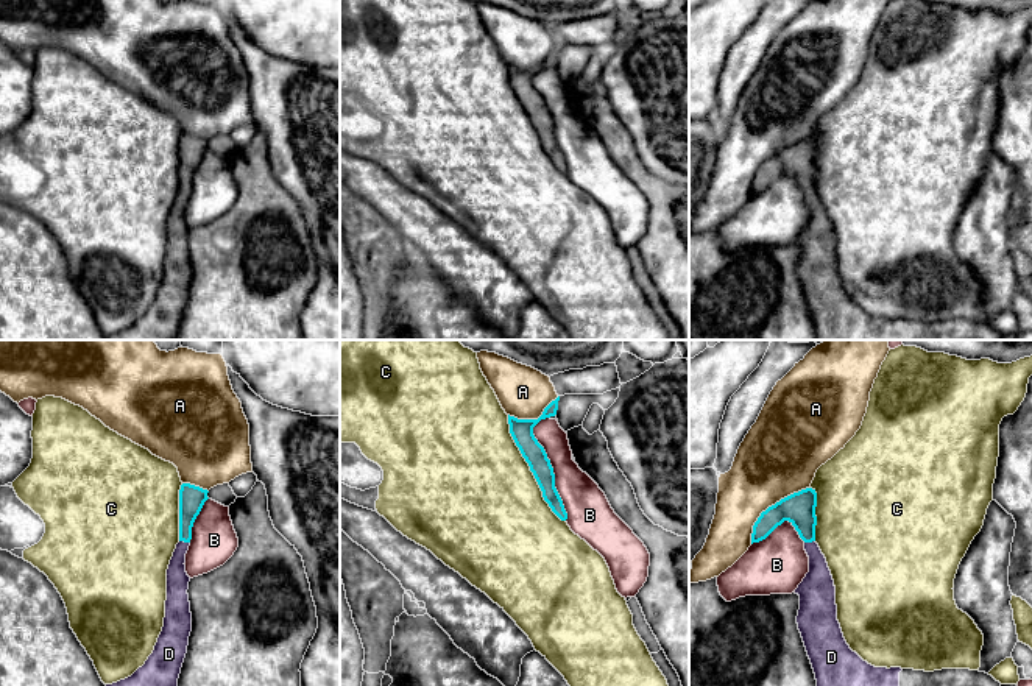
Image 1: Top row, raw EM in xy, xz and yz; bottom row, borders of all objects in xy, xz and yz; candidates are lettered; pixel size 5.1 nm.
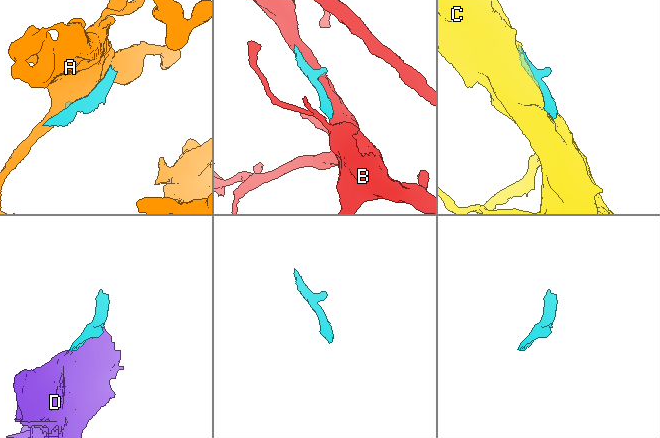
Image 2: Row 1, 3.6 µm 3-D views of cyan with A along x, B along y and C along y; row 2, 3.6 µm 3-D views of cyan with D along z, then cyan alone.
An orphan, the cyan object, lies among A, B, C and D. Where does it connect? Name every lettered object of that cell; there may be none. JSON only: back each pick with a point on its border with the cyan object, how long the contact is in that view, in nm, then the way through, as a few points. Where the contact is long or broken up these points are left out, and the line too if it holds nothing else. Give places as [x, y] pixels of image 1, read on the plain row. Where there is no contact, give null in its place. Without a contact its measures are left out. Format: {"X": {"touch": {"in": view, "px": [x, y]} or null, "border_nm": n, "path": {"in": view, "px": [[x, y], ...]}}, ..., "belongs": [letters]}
{"D": {"touch": {"in": "xy", "px": [184, 192]}, "border_nm": 60}, "belongs": ["D"]}

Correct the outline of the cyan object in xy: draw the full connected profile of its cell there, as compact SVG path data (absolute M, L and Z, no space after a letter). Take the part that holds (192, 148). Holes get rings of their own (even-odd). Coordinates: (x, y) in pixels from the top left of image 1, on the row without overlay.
M182 134L179 140L179 193L167 220L167 251L164 278L153 304L131 327L106 340L178 340L178 329L187 304L192 282L186 204L192 190L192 178L207 148L207 140Z

